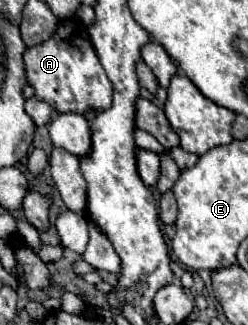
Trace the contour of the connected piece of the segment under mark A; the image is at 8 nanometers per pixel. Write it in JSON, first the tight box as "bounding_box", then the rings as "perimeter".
{"bounding_box":[24,20,112,114],"perimeter":[[[62,20],[48,42],[28,48],[24,66],[28,82],[36,90],[34,96],[46,100],[58,112],[84,114],[88,108],[108,108],[112,102],[112,84],[88,40],[86,26],[78,20]]]}

